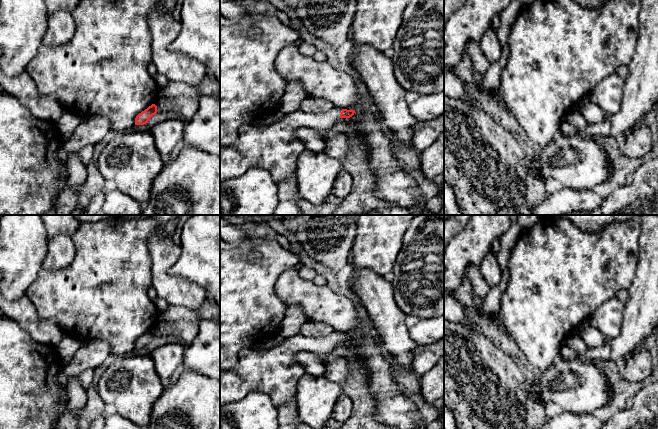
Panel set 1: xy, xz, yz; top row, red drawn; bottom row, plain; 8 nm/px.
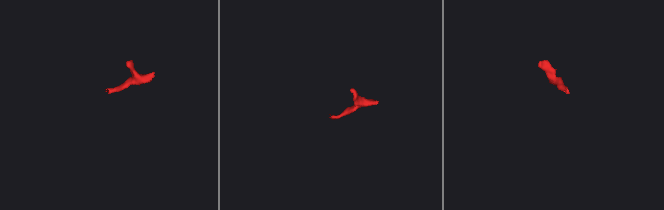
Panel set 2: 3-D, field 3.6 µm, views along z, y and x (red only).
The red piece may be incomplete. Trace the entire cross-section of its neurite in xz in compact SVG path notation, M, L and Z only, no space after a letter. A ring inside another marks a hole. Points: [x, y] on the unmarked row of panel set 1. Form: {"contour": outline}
{"contour": "M334 331L327 337L306 337L294 335L269 350L242 348L237 354L237 362L231 369L220 370L220 407L239 401L253 391L268 395L275 406L291 400L297 392L299 379L306 374L304 368L296 361L296 354L309 351L315 354L329 354L339 342L350 342L355 334Z"}

